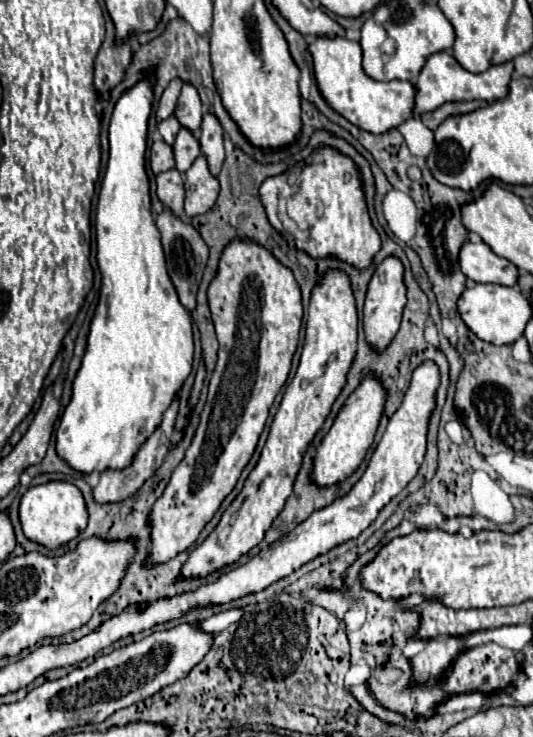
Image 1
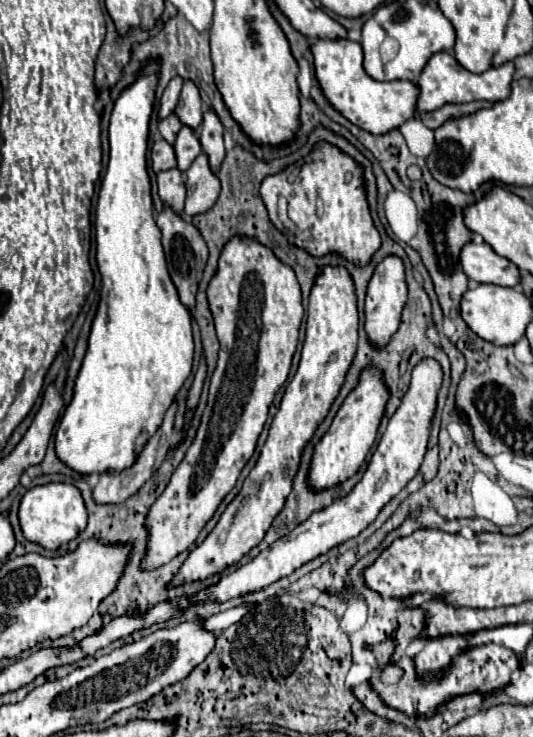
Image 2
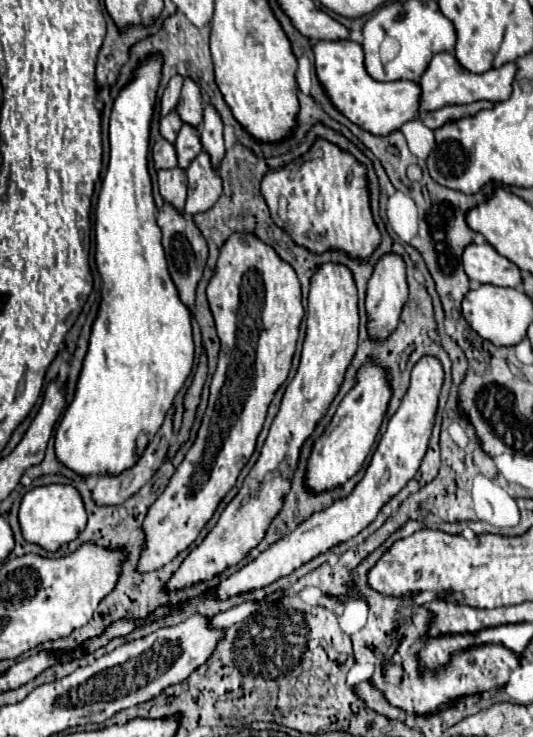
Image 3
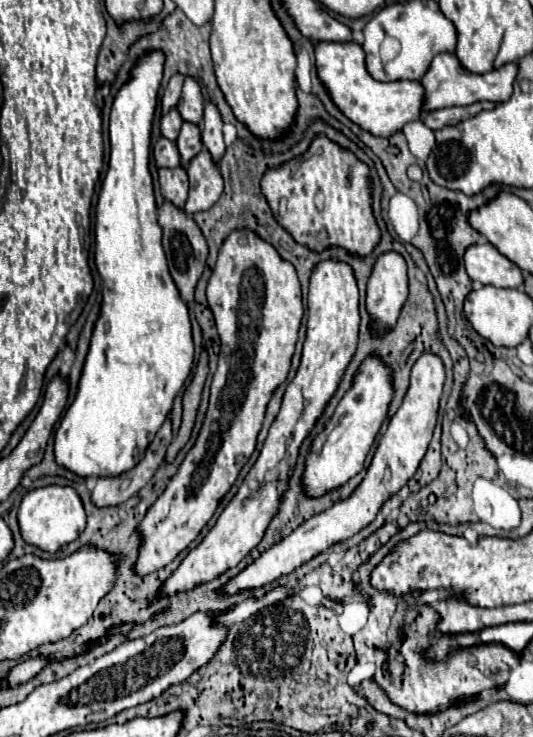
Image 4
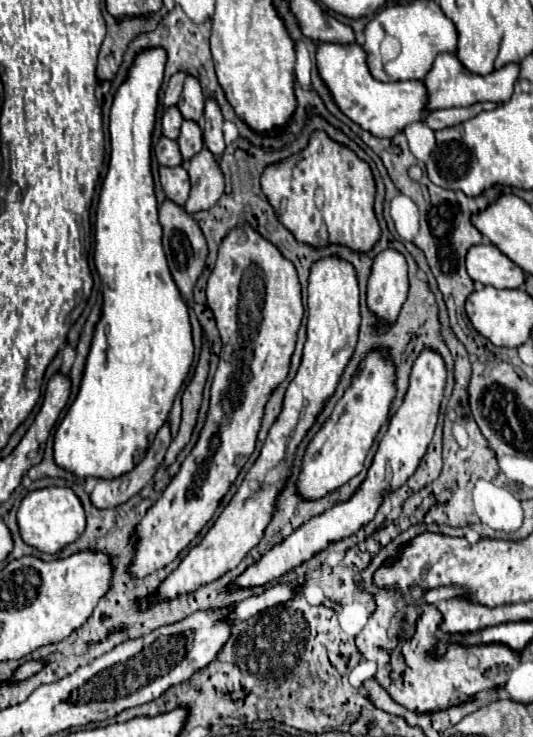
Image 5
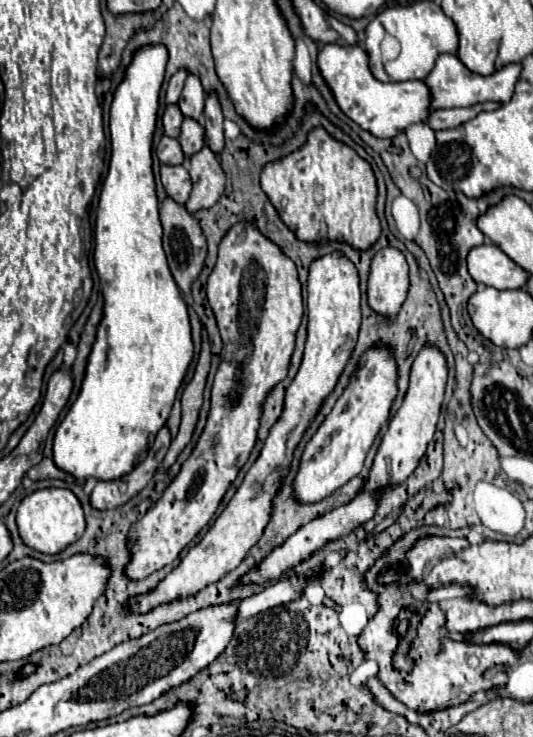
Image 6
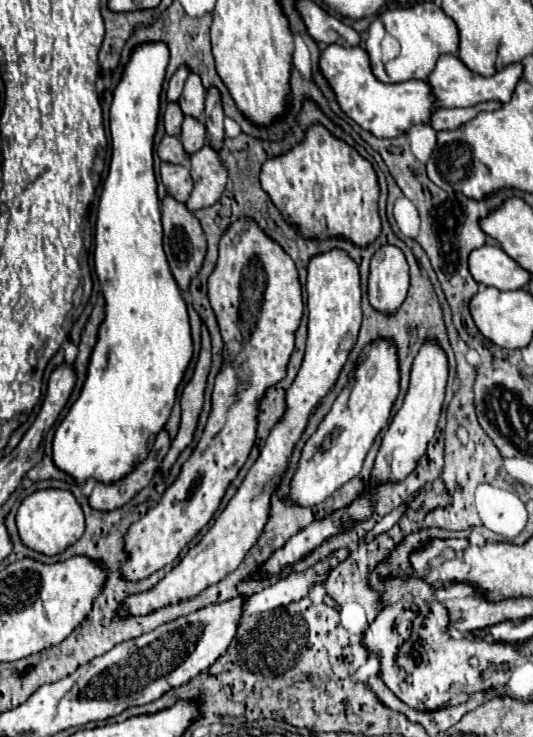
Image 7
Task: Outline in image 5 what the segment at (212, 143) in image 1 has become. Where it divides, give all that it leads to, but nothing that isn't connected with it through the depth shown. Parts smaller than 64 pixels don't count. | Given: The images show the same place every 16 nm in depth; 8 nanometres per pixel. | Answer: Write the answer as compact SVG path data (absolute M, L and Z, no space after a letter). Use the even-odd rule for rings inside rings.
M214 98L206 100L206 108L204 108L204 120L202 120L202 130L204 130L204 144L206 148L220 158L220 154L224 152L224 136L222 136L222 112L220 106L216 104Z

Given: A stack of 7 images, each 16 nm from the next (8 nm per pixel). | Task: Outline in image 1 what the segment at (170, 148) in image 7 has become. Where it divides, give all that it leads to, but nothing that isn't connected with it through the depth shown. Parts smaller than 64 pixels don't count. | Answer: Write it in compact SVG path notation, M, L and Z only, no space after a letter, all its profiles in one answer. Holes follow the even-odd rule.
M156 140L150 148L150 164L152 164L152 172L166 172L170 168L174 168L174 152L170 144L164 144L164 140Z

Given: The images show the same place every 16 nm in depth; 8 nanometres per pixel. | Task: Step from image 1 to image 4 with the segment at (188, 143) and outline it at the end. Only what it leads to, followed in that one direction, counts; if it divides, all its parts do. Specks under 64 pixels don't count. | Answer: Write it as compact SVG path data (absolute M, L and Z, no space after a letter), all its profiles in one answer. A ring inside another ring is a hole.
M184 122L180 128L180 136L176 140L180 156L182 156L182 166L188 164L192 160L192 156L196 156L202 150L202 136L200 136L200 128L192 122Z

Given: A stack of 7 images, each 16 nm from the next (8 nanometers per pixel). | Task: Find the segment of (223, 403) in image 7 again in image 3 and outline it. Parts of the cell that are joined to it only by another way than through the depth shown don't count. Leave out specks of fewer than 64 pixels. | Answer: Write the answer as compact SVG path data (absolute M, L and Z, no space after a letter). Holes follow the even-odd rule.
M234 232L224 242L224 246L220 248L218 264L208 282L206 294L220 336L218 368L212 376L208 408L204 412L204 420L196 436L196 442L188 450L176 474L170 478L166 490L150 506L142 522L146 542L138 560L138 572L152 572L156 568L162 568L164 564L172 562L182 550L186 550L198 538L206 522L214 516L220 500L234 486L240 470L244 468L244 464L248 462L248 458L256 448L256 438L262 430L268 404L272 402L272 396L280 388L280 384L288 378L290 362L298 340L298 328L304 316L300 282L296 278L294 268L288 262L280 260L280 256L276 256L276 250L272 246L264 244L262 240L256 240L256 236L248 232Z

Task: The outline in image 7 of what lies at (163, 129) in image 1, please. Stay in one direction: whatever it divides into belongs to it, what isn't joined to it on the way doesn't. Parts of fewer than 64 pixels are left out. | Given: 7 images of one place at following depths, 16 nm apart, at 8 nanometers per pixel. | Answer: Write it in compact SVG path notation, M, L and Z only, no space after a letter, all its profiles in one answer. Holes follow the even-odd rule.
M170 102L164 114L164 126L166 126L166 134L180 134L180 126L182 126L184 114L180 112L180 104L178 102Z

